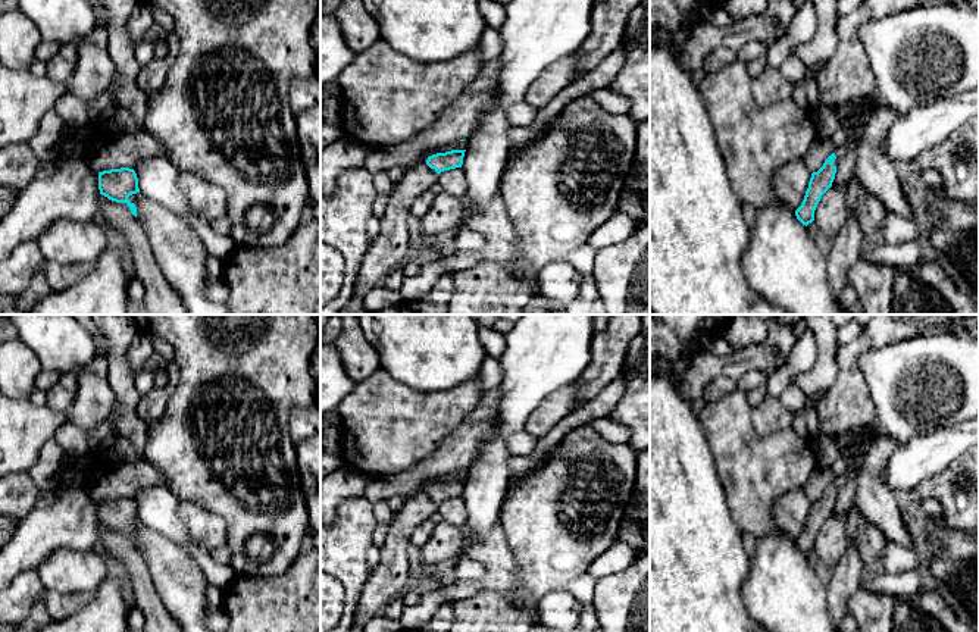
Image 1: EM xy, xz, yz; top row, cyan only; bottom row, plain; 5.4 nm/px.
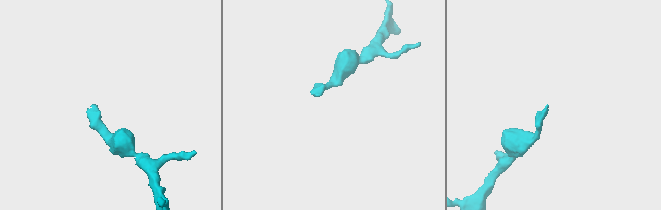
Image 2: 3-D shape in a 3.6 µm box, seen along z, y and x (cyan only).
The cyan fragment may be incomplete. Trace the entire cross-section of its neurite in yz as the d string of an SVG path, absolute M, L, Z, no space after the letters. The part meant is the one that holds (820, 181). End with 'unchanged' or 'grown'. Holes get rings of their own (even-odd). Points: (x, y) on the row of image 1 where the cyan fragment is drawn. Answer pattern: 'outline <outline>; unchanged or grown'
outline M847 144L836 148L823 163L823 166L811 173L808 188L806 191L801 206L795 210L797 219L803 225L808 225L814 220L814 210L822 198L822 195L832 187L835 179L836 166L842 156L845 154Z; grown

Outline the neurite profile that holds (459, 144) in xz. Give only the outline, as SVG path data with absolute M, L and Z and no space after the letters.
M467 140L447 144L447 146L442 146L442 147L440 147L437 150L432 150L432 151L423 154L419 162L426 163L428 157L432 156L432 154L445 153L445 151L451 151L451 150L466 150L467 146L469 146Z

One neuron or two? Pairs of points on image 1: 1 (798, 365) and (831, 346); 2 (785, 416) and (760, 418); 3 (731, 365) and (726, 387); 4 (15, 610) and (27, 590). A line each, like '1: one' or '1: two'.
1: two
2: one
3: two
4: one

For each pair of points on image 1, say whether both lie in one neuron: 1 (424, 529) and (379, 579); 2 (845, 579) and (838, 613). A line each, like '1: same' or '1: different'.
1: different
2: same

